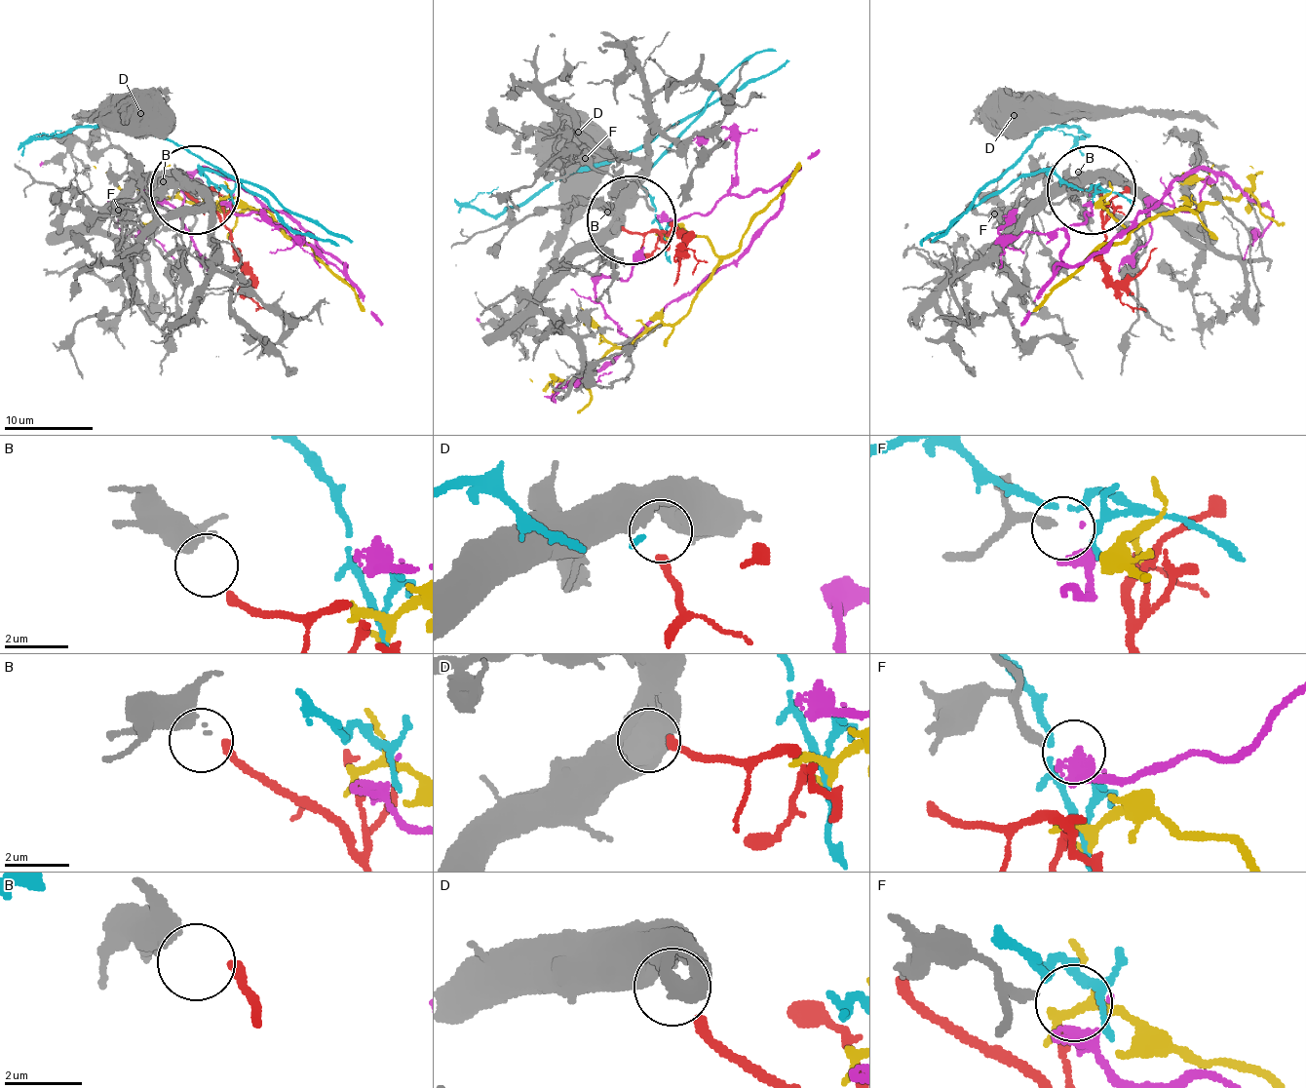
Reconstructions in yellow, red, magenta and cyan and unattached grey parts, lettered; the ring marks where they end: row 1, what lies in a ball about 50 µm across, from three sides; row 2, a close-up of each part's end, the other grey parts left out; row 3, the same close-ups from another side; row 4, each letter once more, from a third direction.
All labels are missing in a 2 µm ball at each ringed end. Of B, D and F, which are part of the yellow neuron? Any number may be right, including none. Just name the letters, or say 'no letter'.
no letter

